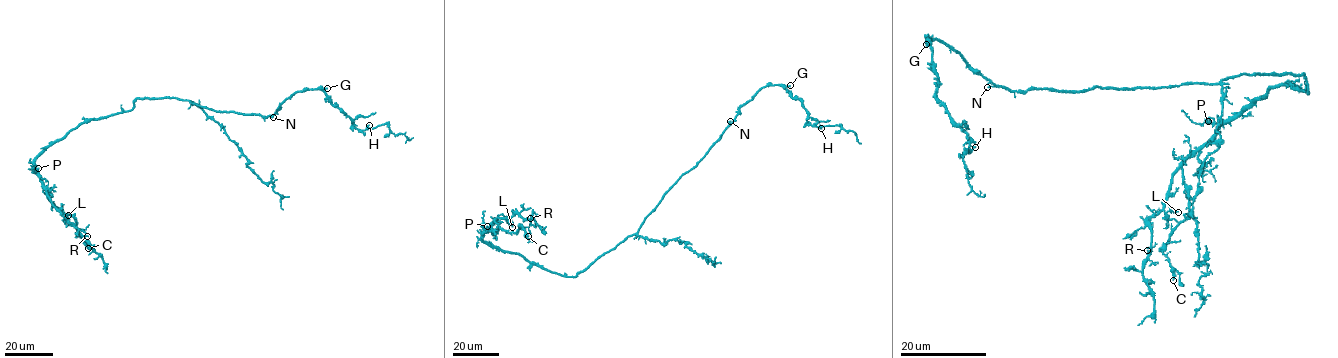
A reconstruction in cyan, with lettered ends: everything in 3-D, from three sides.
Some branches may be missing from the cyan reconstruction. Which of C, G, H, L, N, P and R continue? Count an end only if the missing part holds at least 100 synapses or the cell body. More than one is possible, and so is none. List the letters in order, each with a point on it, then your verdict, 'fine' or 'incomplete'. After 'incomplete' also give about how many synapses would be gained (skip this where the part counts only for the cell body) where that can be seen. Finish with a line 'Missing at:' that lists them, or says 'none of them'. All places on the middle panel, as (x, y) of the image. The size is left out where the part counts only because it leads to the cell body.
C: place (528, 236); fine
G: place (790, 85); fine
H: place (821, 128); fine
L: place (512, 227); fine
N: place (730, 121); fine
P: place (487, 226); fine
R: place (530, 218); fine
Missing at: none of them

